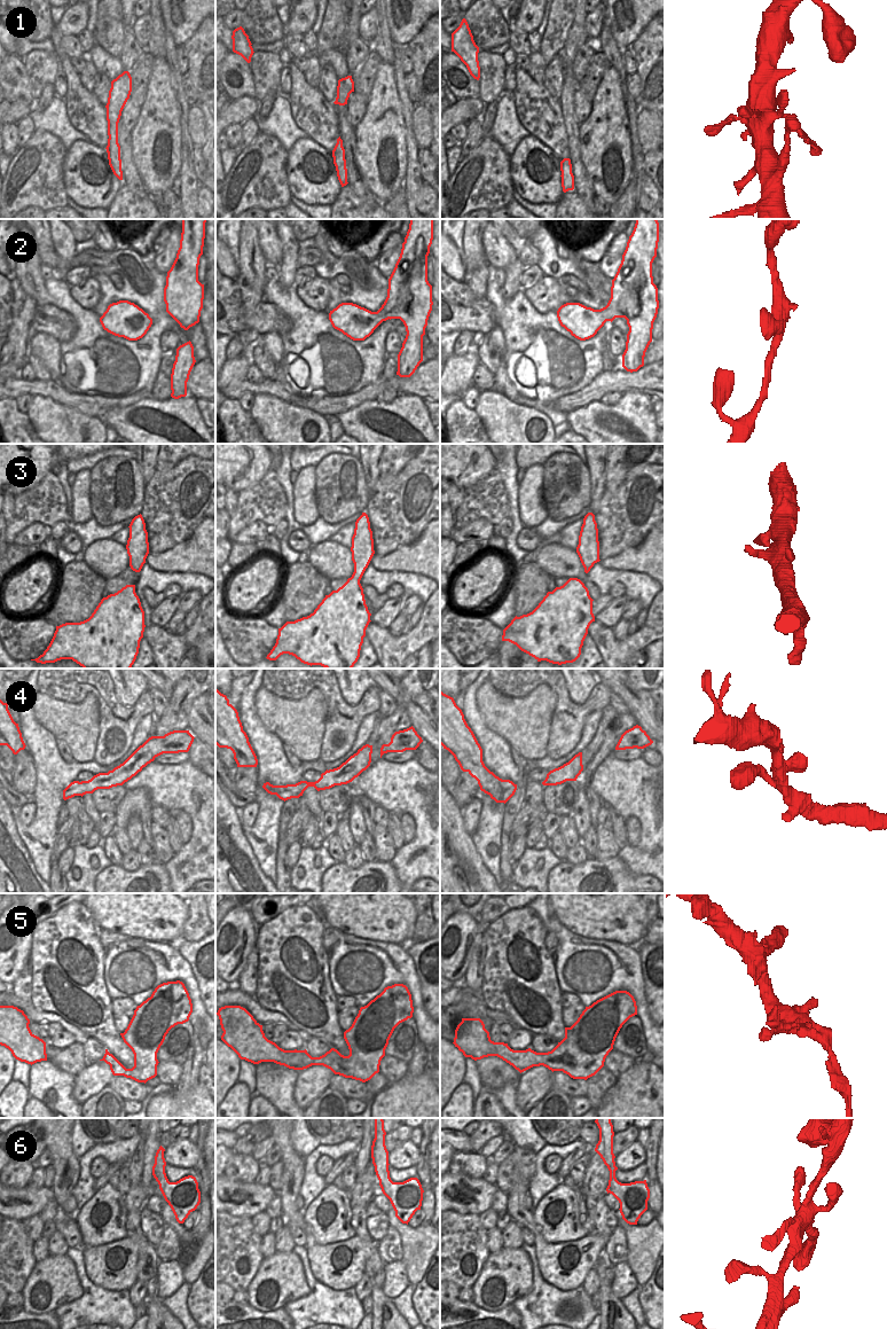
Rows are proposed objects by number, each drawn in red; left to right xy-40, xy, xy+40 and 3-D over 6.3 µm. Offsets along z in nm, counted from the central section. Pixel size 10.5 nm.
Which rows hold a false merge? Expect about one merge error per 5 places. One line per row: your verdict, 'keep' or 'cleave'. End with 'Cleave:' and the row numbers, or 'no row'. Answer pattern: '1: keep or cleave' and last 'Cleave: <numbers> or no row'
1: keep
2: keep
3: keep
4: keep
5: keep
6: keep
Cleave: no row

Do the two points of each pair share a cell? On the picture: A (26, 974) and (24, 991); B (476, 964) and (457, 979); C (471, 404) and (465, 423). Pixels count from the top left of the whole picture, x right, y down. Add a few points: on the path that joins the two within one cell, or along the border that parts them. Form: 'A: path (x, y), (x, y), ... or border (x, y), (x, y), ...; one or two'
A: path (25, 978), (24, 986); one
B: border (471, 947), (471, 959), (464, 975), (464, 986); two
C: border (462, 399), (469, 408), (473, 409); two

